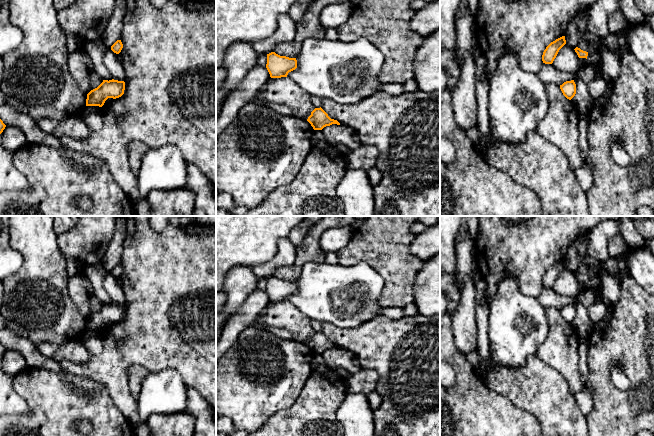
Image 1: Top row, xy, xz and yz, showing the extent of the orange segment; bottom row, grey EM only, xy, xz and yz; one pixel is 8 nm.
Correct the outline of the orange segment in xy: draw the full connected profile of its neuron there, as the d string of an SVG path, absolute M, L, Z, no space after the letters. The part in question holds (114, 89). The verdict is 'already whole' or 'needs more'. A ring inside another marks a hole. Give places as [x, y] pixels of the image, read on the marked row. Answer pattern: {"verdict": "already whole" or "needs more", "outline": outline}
{"verdict": "already whole", "outline": "M103 80L95 89L87 94L86 106L102 107L108 98L119 98L124 94L125 82L118 80Z"}

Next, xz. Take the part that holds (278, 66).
{"verdict": "already whole", "outline": "M271 52L267 54L266 68L271 78L287 77L289 72L297 68L297 60Z"}

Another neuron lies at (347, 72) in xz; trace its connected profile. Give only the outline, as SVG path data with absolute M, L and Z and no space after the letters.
M360 38L354 42L307 39L298 56L297 68L287 77L312 97L331 99L338 103L357 103L380 91L378 75L384 65L384 55L370 41Z

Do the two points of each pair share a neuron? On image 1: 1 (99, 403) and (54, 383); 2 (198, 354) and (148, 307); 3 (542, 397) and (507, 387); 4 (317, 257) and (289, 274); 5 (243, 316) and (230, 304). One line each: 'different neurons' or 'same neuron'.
1: same neuron
2: same neuron
3: same neuron
4: same neuron
5: different neurons

